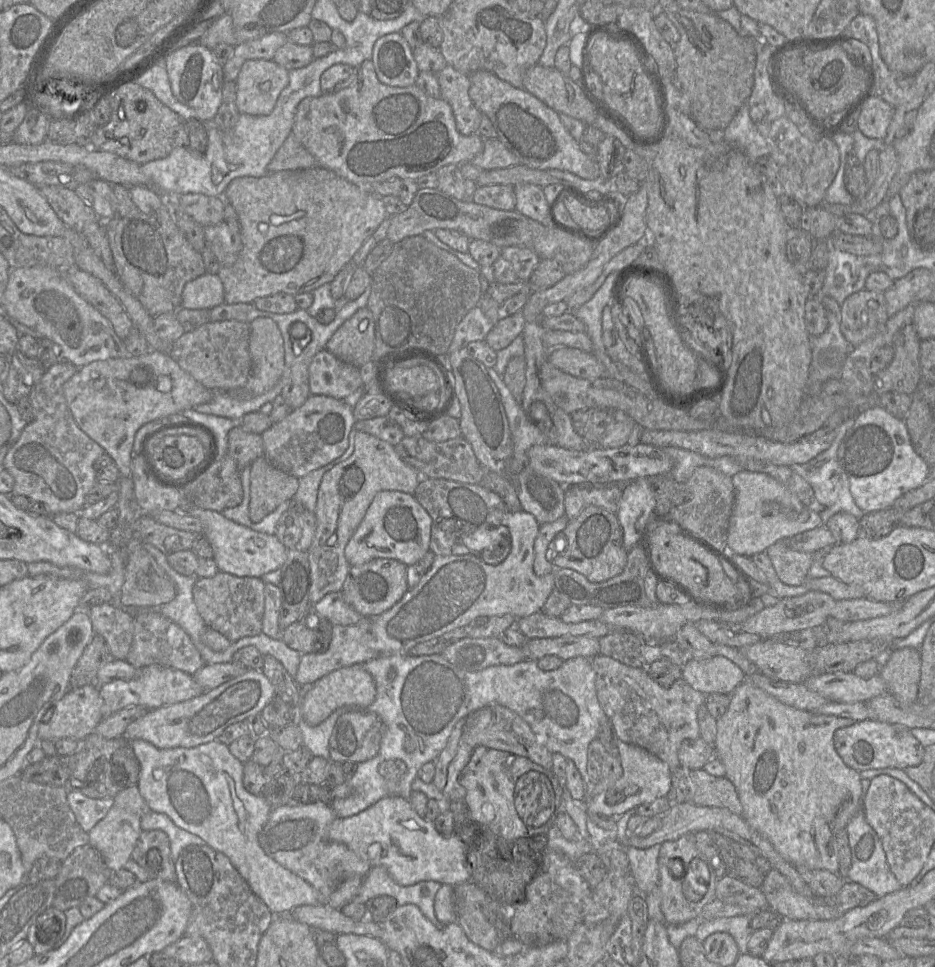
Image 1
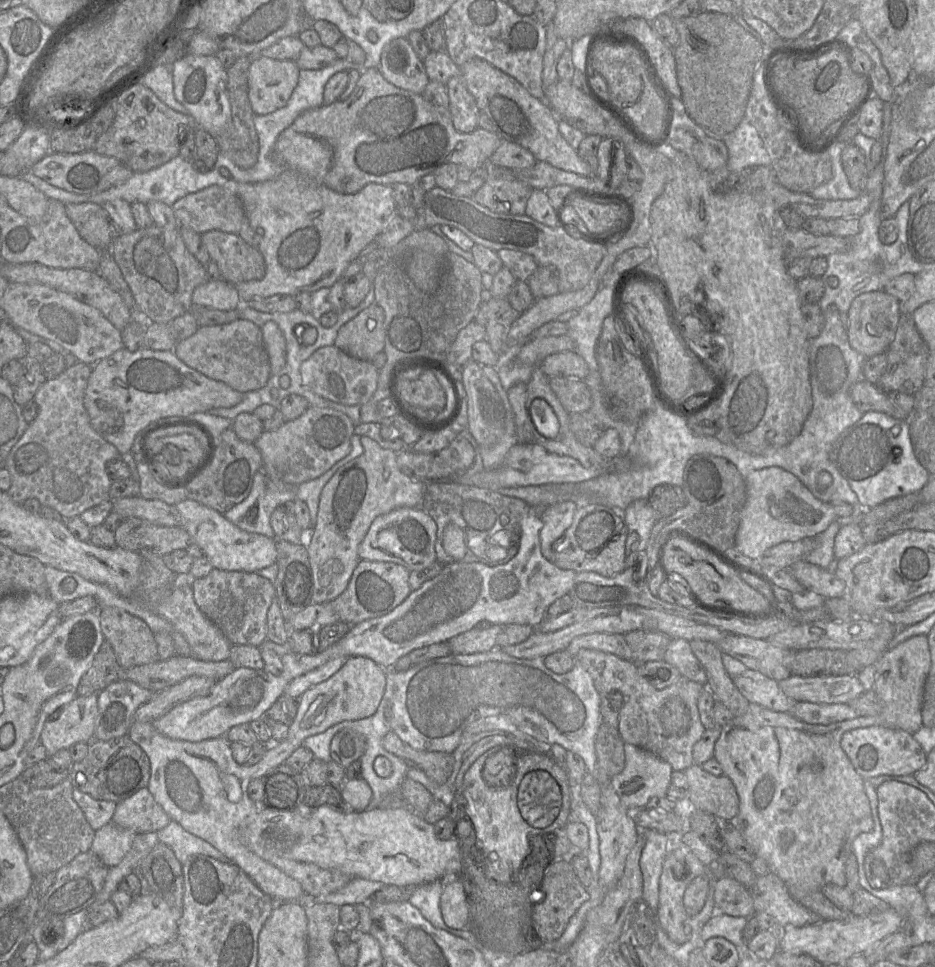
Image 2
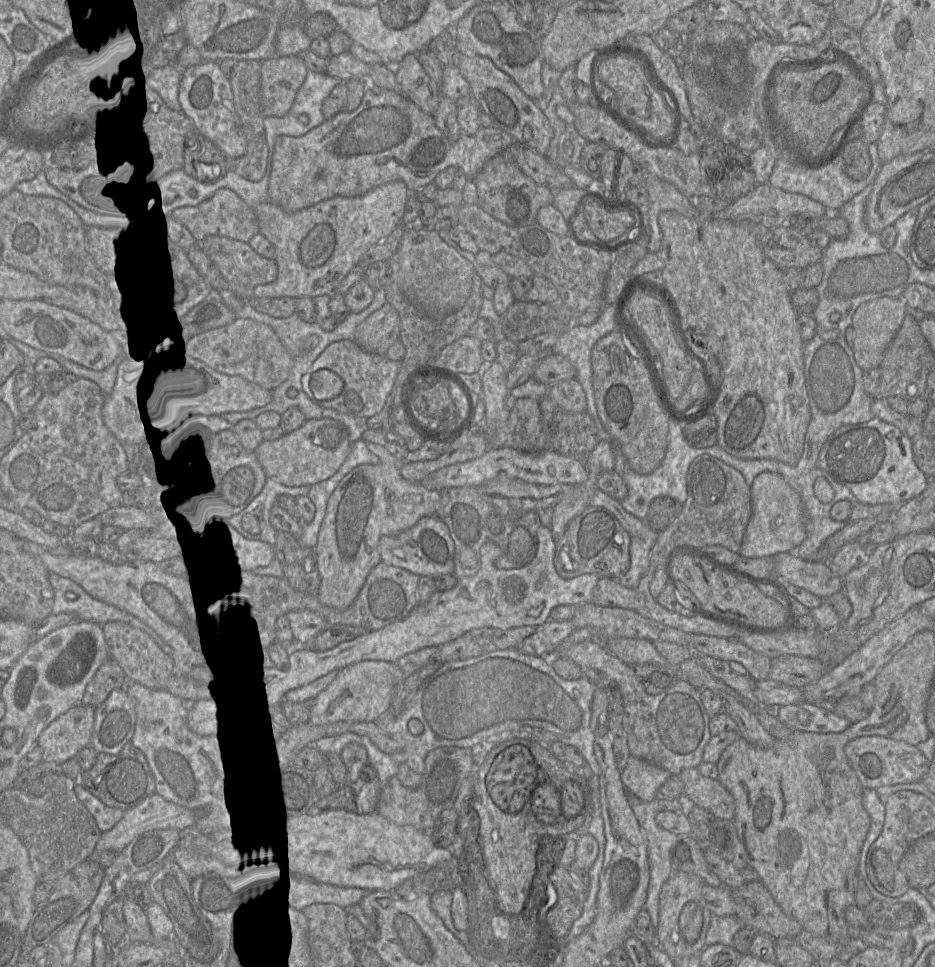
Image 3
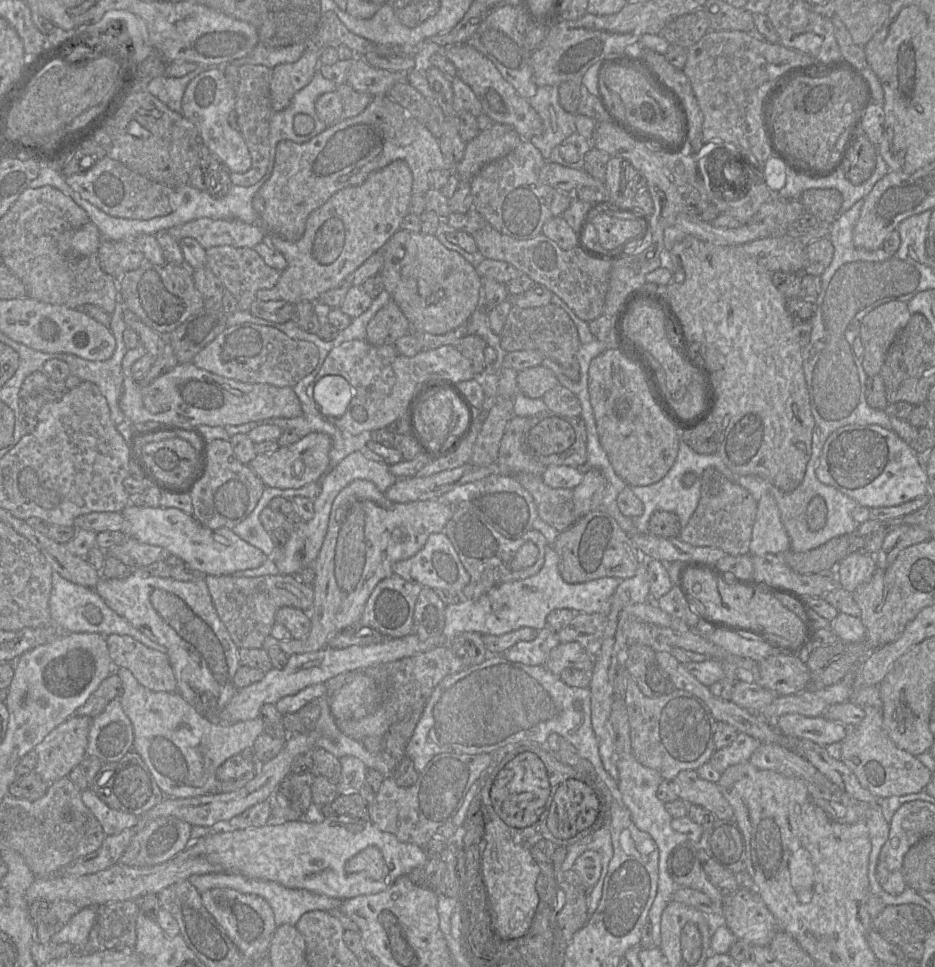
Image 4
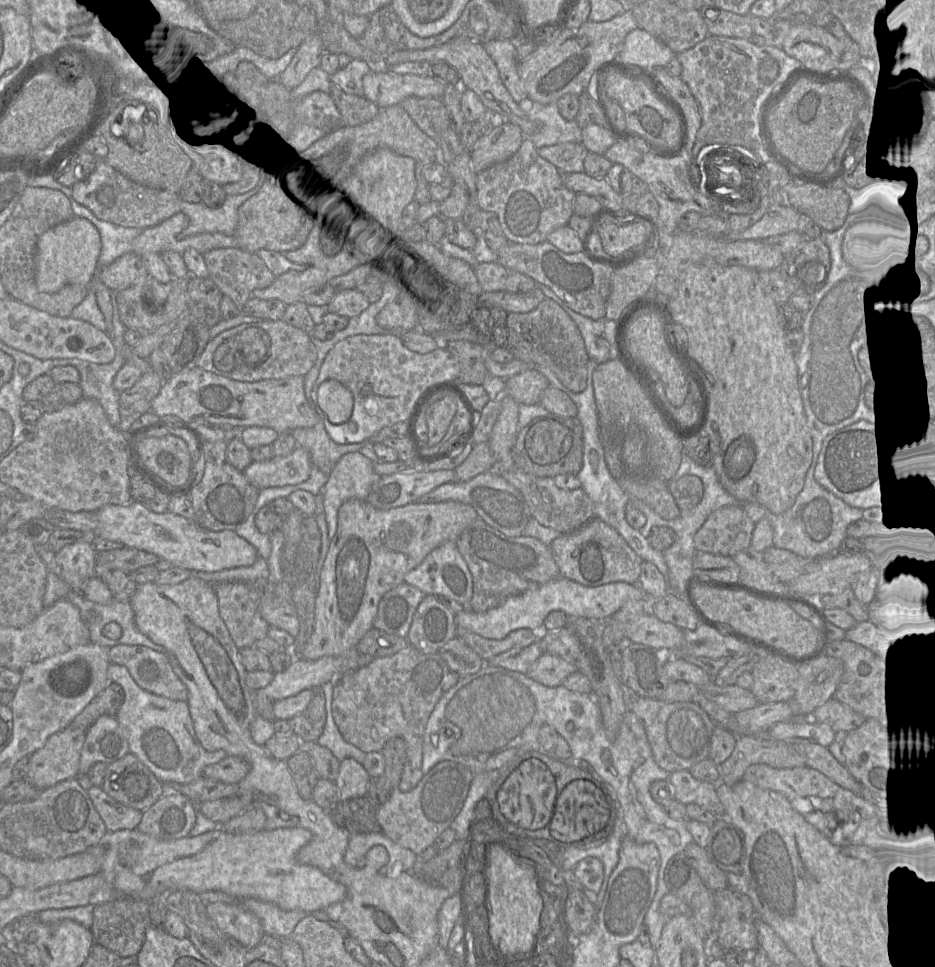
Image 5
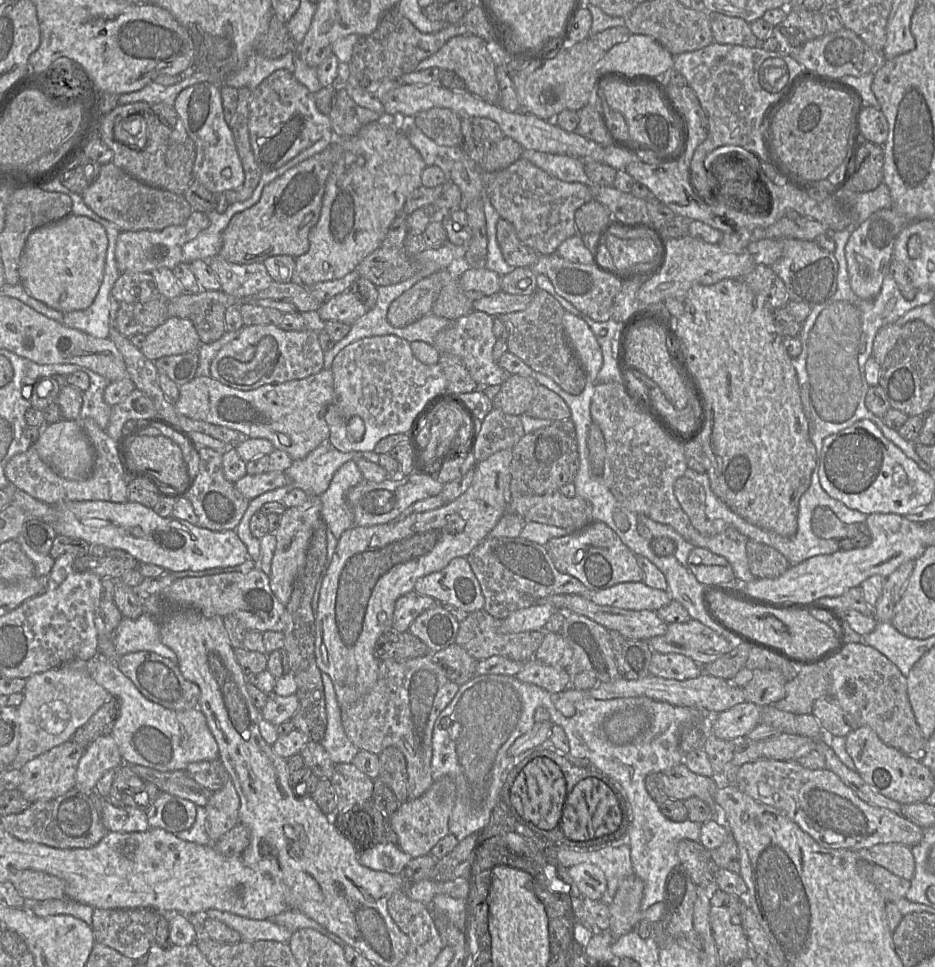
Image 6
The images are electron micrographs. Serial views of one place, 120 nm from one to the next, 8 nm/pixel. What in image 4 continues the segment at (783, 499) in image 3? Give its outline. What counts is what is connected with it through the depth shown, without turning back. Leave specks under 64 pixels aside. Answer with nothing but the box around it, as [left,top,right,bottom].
[749,493,790,554]

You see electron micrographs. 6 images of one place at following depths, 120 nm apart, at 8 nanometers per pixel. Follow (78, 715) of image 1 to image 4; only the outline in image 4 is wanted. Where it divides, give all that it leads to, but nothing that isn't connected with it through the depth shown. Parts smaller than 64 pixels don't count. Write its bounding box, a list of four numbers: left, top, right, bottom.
[35,715,92,784]

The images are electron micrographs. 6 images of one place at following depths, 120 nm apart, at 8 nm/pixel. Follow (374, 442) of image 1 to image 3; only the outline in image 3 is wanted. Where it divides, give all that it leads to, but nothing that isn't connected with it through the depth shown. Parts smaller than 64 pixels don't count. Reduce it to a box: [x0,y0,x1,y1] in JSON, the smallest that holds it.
[314,442,440,610]

